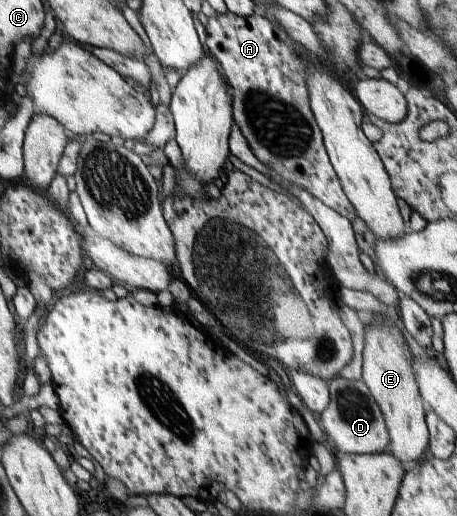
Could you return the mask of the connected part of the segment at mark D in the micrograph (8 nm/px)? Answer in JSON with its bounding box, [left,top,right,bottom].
[320,377,390,456]

